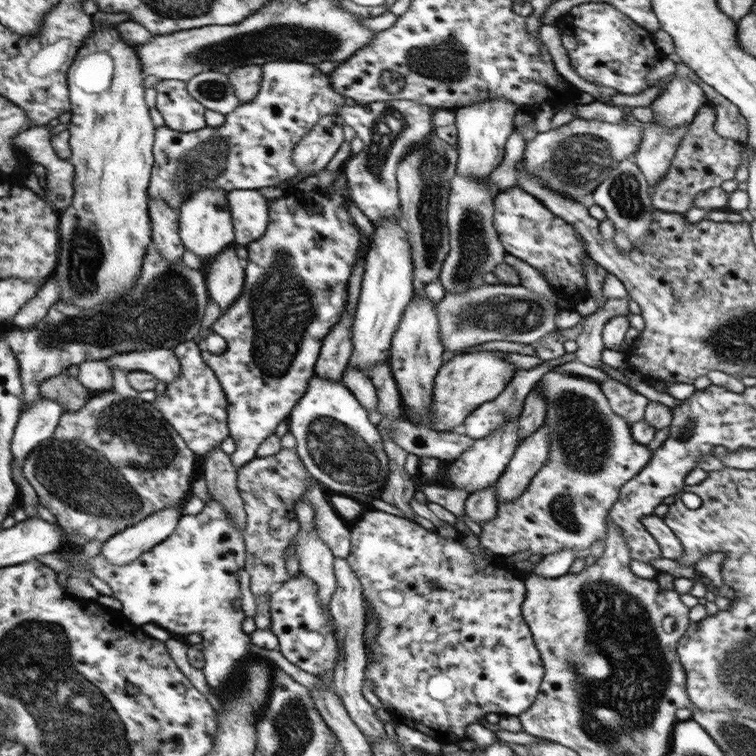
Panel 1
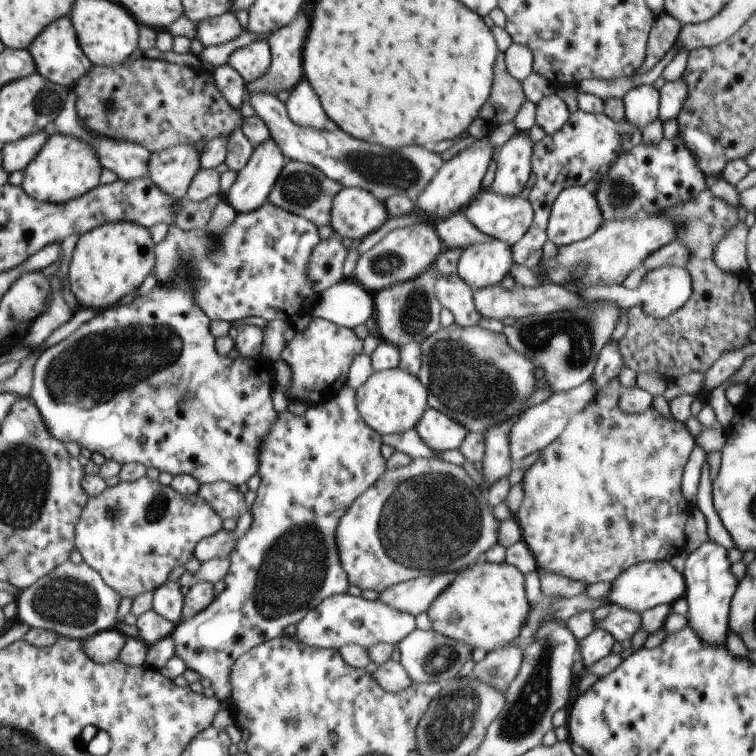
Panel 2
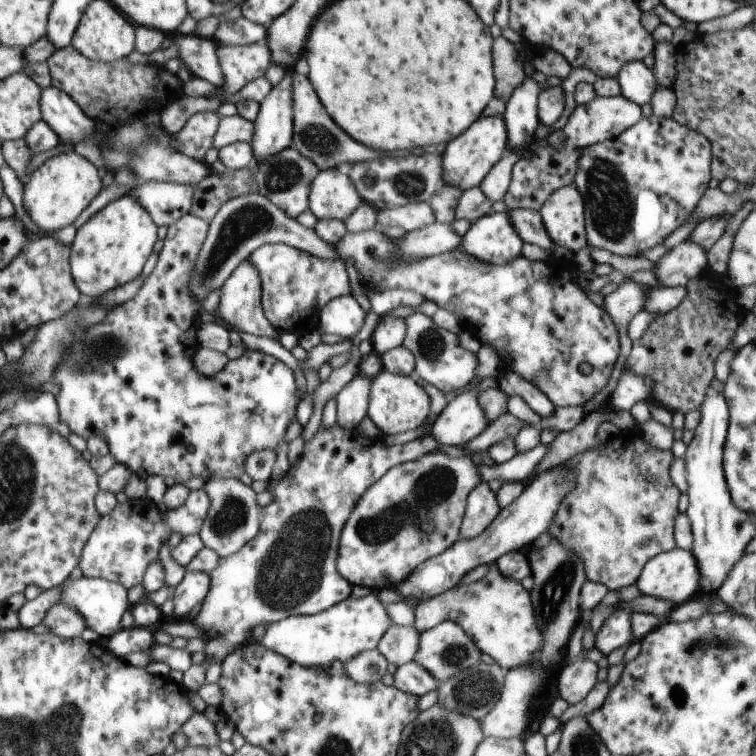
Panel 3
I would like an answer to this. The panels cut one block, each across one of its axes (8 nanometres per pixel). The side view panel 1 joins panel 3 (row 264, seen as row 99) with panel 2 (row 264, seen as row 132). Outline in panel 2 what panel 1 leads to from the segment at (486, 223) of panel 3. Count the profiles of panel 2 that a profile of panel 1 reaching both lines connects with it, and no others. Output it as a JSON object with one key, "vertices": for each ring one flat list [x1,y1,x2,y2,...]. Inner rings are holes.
{"vertices":[[493,238,489,243,475,244,462,251,457,275,472,290,493,287,509,274,513,263,511,247]]}

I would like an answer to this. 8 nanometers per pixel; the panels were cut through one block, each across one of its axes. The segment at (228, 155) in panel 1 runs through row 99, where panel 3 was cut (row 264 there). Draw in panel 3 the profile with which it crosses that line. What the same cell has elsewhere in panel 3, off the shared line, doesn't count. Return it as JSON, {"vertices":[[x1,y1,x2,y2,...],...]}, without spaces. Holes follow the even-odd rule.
{"vertices":[[266,243,252,251,248,258,254,264,254,270,260,278,261,306,268,322,276,331,289,332,297,337,310,334,317,330,317,319,322,311,333,298,351,294,350,278,346,272,343,260,326,260,318,258,302,249,291,247,282,243]]}

